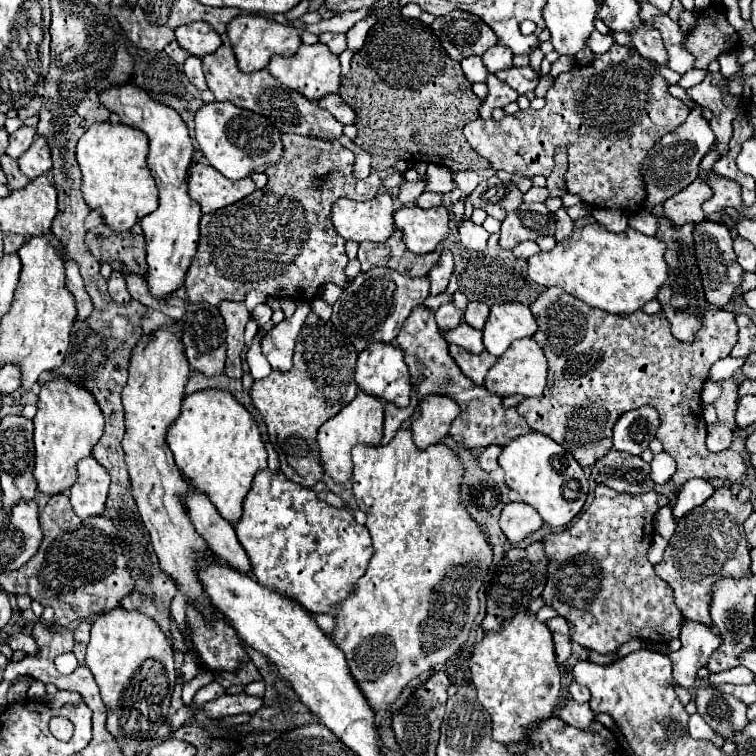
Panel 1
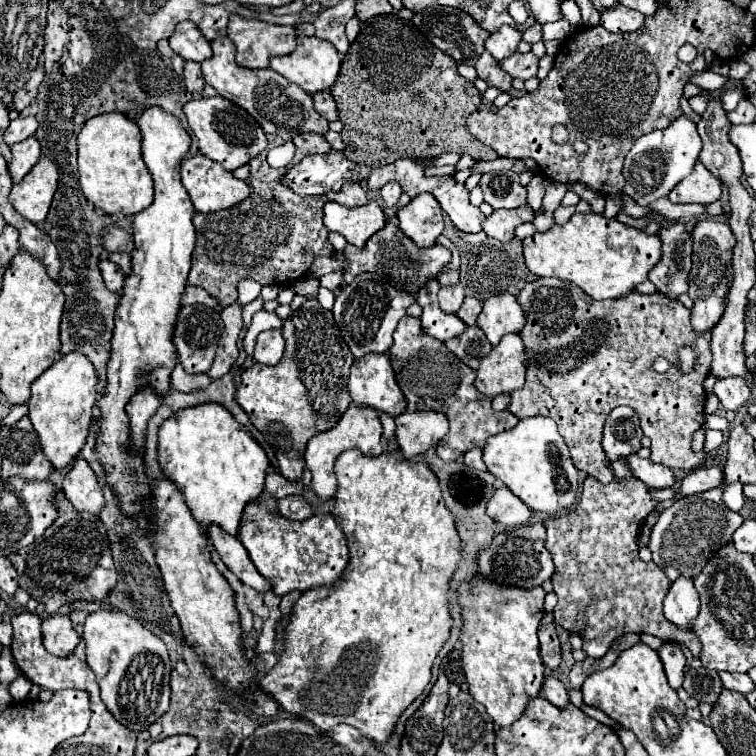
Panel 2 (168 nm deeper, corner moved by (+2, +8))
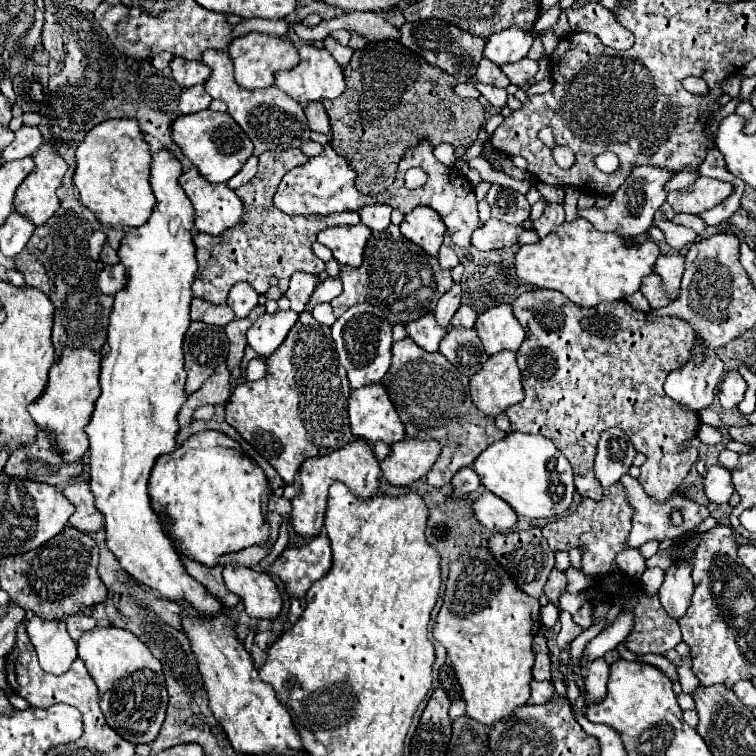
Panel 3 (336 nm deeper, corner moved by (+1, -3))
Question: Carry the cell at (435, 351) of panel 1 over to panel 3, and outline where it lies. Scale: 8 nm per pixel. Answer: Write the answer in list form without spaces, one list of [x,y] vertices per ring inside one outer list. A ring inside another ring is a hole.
[[[409,338],[393,344],[391,368],[381,384],[387,388],[389,400],[395,404],[407,436],[415,440],[437,440],[441,444],[441,454],[425,476],[427,484],[433,488],[447,486],[461,468],[471,466],[489,444],[505,436],[491,416],[485,416],[473,406],[469,378],[451,366],[439,352],[423,352],[423,348]]]

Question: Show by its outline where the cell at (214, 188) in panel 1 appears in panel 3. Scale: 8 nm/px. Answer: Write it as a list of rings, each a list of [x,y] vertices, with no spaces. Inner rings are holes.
[[[195,168],[183,172],[179,184],[193,204],[197,232],[219,236],[223,230],[239,224],[243,204],[227,184],[211,184]]]

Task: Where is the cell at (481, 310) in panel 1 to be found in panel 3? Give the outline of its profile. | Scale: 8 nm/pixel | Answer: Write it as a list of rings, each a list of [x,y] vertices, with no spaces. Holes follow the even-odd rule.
[[[461,306],[461,308],[455,312],[455,316],[453,316],[453,320],[451,320],[451,326],[473,328],[475,320],[477,320],[477,312],[475,312],[473,308],[469,308],[469,306]]]

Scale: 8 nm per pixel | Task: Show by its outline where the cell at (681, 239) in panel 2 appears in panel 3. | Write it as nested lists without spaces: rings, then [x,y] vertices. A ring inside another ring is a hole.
[[[655,274],[643,278],[643,284],[641,284],[639,292],[649,300],[651,308],[661,308],[661,306],[669,304],[669,300],[667,300],[667,296],[665,296],[665,292],[661,288],[661,280]]]

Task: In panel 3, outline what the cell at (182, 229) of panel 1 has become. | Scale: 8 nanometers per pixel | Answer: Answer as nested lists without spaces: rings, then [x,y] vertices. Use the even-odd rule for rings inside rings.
[[[159,150],[153,154],[151,162],[151,190],[155,194],[155,208],[147,224],[133,228],[121,240],[121,248],[117,250],[121,264],[125,266],[127,284],[121,292],[115,294],[115,304],[109,316],[107,326],[107,344],[109,354],[101,360],[101,396],[97,398],[95,412],[85,432],[91,442],[91,492],[95,496],[95,508],[105,516],[105,532],[107,546],[119,560],[121,568],[133,576],[139,584],[159,592],[161,598],[173,602],[187,602],[197,612],[207,616],[215,616],[223,610],[219,598],[207,592],[207,588],[191,578],[179,560],[179,554],[171,540],[163,532],[163,524],[159,516],[151,510],[151,500],[147,494],[147,482],[155,460],[163,454],[171,454],[175,450],[175,436],[179,432],[177,414],[187,400],[185,394],[185,370],[183,370],[183,336],[189,328],[189,304],[193,300],[191,284],[197,272],[195,246],[193,246],[193,218],[195,212],[185,192],[179,188],[181,164],[179,160],[167,152]]]

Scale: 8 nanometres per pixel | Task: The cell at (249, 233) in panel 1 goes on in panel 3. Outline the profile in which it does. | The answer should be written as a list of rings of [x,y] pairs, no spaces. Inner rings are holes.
[[[299,148],[283,150],[283,152],[263,152],[259,156],[259,170],[253,180],[245,186],[237,188],[245,214],[241,222],[221,236],[195,234],[193,242],[197,248],[199,270],[193,282],[193,296],[203,298],[211,304],[225,304],[227,294],[233,284],[249,282],[257,294],[265,294],[269,290],[269,280],[279,280],[279,290],[285,294],[289,278],[293,272],[309,272],[319,274],[325,270],[325,262],[313,256],[311,244],[315,242],[317,232],[329,226],[355,225],[359,216],[357,212],[343,212],[335,216],[287,216],[273,206],[273,194],[279,184],[279,176],[287,174],[291,168],[307,162],[307,156]]]

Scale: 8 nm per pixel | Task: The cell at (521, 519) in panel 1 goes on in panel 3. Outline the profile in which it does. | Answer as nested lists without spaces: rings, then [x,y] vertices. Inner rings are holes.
[[[483,492],[479,498],[475,498],[471,508],[473,508],[479,524],[489,530],[507,532],[517,522],[517,516],[511,510],[511,506],[491,492]]]

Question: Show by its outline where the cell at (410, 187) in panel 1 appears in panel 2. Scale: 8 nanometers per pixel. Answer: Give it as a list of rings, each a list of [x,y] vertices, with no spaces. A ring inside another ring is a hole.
[[[392,181],[392,183],[388,183],[388,185],[384,185],[384,187],[380,189],[380,195],[382,195],[384,207],[392,207],[392,205],[398,203],[398,199],[400,199],[400,195],[402,195],[402,187]]]

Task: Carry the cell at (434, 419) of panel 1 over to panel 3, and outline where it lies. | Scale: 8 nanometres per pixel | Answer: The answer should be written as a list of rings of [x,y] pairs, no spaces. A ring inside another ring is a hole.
[[[405,436],[399,444],[393,444],[389,456],[379,462],[383,478],[391,486],[409,486],[431,470],[439,452],[441,448],[435,440],[411,440]]]

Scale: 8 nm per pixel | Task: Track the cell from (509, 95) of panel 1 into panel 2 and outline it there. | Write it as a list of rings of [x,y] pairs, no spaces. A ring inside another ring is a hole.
[[[484,51],[474,67],[478,71],[478,77],[484,79],[490,87],[496,87],[504,93],[508,93],[512,89],[512,77],[500,69],[498,61],[494,61],[494,57],[490,57],[490,53]]]

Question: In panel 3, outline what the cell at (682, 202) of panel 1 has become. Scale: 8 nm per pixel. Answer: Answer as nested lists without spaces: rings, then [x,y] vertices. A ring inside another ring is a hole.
[[[699,176],[693,184],[683,190],[669,192],[667,202],[673,206],[675,212],[685,214],[699,214],[717,204],[721,204],[727,196],[731,196],[735,186],[731,182],[721,182],[715,178]]]

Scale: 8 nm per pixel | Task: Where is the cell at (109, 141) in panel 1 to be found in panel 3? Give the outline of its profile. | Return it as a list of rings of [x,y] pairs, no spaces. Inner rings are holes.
[[[107,120],[87,132],[77,148],[77,170],[73,182],[81,202],[95,212],[97,220],[113,228],[143,226],[155,206],[155,196],[149,186],[151,150],[143,138],[137,120]]]

